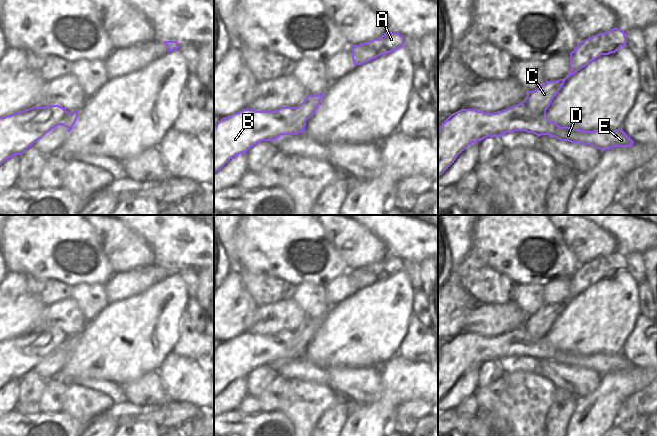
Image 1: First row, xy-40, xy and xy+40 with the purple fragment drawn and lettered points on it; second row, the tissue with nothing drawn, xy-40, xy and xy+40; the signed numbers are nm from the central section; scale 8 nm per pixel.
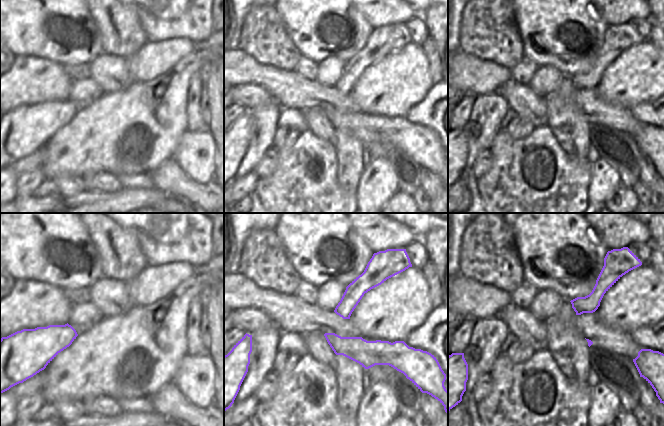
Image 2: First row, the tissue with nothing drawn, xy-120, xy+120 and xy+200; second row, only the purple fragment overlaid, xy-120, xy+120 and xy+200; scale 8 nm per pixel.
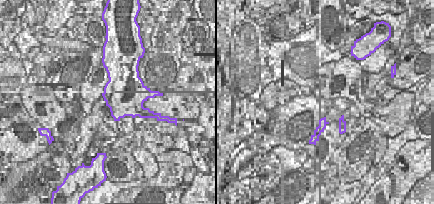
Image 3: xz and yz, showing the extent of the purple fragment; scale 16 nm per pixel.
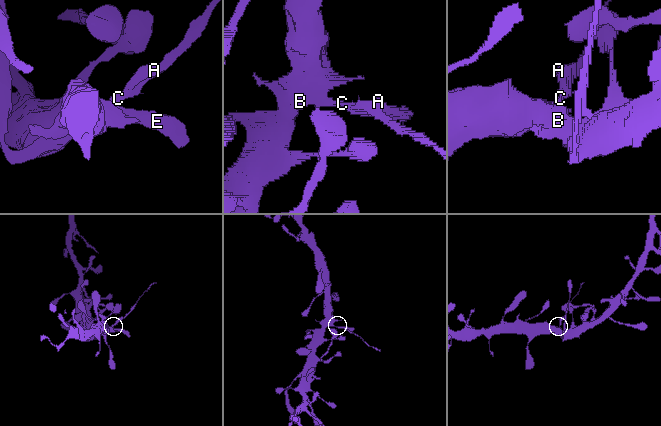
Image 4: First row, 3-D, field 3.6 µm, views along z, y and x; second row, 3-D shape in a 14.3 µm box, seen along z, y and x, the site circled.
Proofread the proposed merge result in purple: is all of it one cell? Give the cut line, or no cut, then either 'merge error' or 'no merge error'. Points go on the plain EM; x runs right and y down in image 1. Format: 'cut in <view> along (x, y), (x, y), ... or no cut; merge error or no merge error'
cut in xy+40 along (523, 325), (526, 331), (526, 339), (529, 342), (545, 337); merge error

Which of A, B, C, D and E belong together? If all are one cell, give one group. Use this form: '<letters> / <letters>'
A C / B D E

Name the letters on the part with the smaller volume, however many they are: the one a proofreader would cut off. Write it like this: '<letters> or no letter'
A, C

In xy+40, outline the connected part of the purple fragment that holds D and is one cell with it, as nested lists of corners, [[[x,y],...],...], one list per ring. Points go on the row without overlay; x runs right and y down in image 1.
[[[524,326],[495,337],[461,333],[451,338],[438,355],[438,401],[471,367],[515,355],[533,357],[538,361],[549,359],[561,365],[591,369],[601,375],[613,371],[631,371],[634,367],[622,353],[583,355],[561,351],[551,345],[546,337],[529,343]]]

